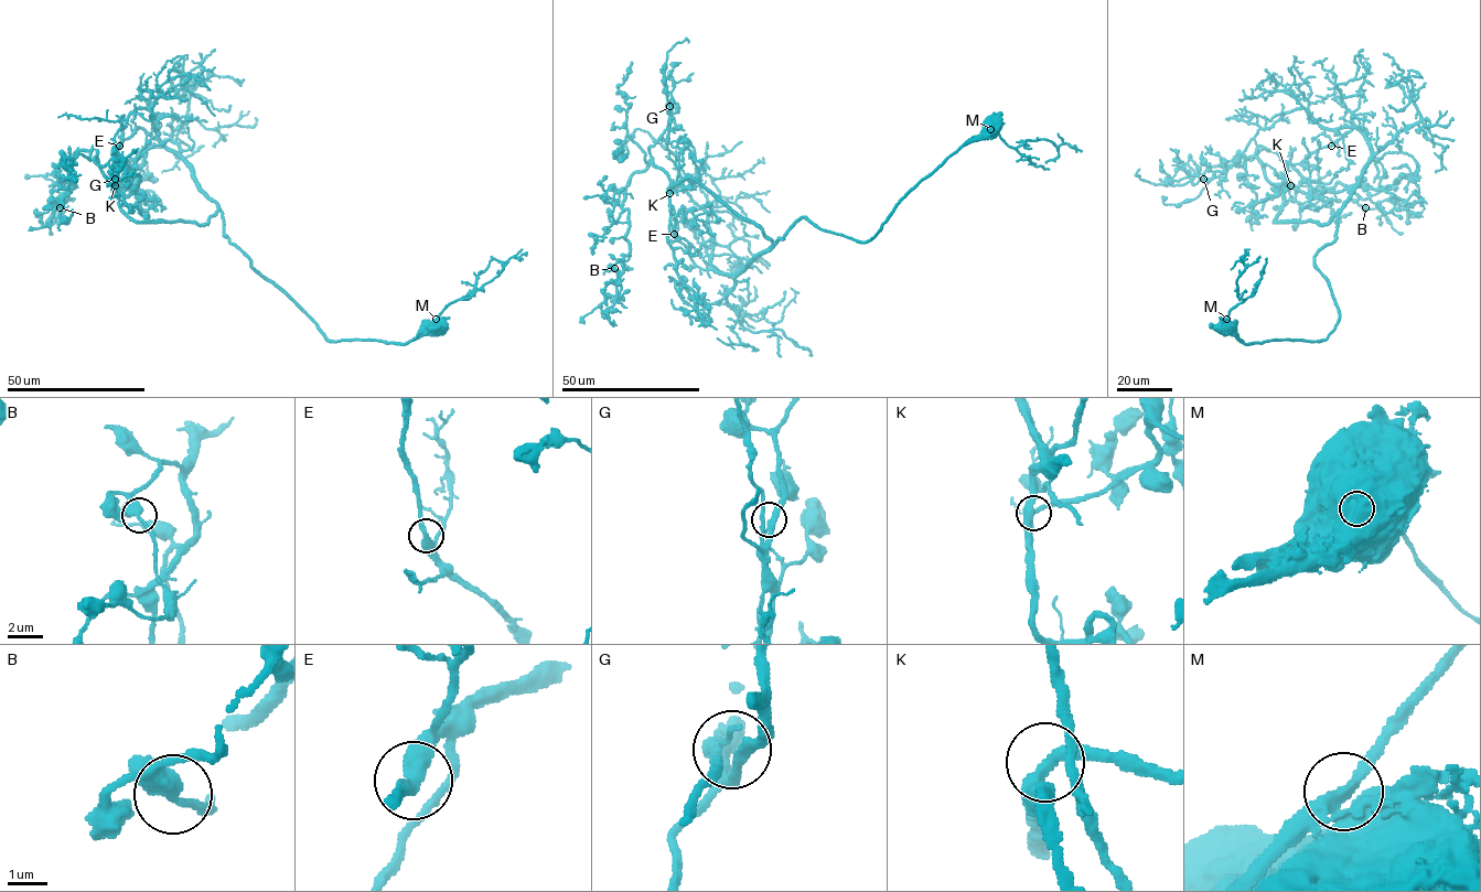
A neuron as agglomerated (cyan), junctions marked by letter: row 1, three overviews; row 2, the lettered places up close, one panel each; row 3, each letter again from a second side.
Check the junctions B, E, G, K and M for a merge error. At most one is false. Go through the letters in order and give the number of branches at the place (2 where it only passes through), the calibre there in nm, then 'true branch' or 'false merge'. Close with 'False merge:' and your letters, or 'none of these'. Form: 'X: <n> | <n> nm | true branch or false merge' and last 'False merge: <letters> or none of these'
B: 2 | 440 nm | true branch
E: 2 | 380 nm | true branch
G: 2 | 280 nm | true branch
K: 2 | 400 nm | true branch
M: 2 | 550 nm | false merge
False merge: M

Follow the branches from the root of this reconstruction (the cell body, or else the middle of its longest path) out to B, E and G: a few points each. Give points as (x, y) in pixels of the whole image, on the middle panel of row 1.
B: (988, 128), (864, 242), (801, 217), (773, 243), (652, 159), (626, 187), (614, 268)
E: (988, 128), (923, 178), (866, 242), (801, 217), (749, 265), (719, 273), (701, 269), (673, 234)
G: (988, 128), (870, 239), (801, 217), (773, 243), (654, 164), (669, 106)

